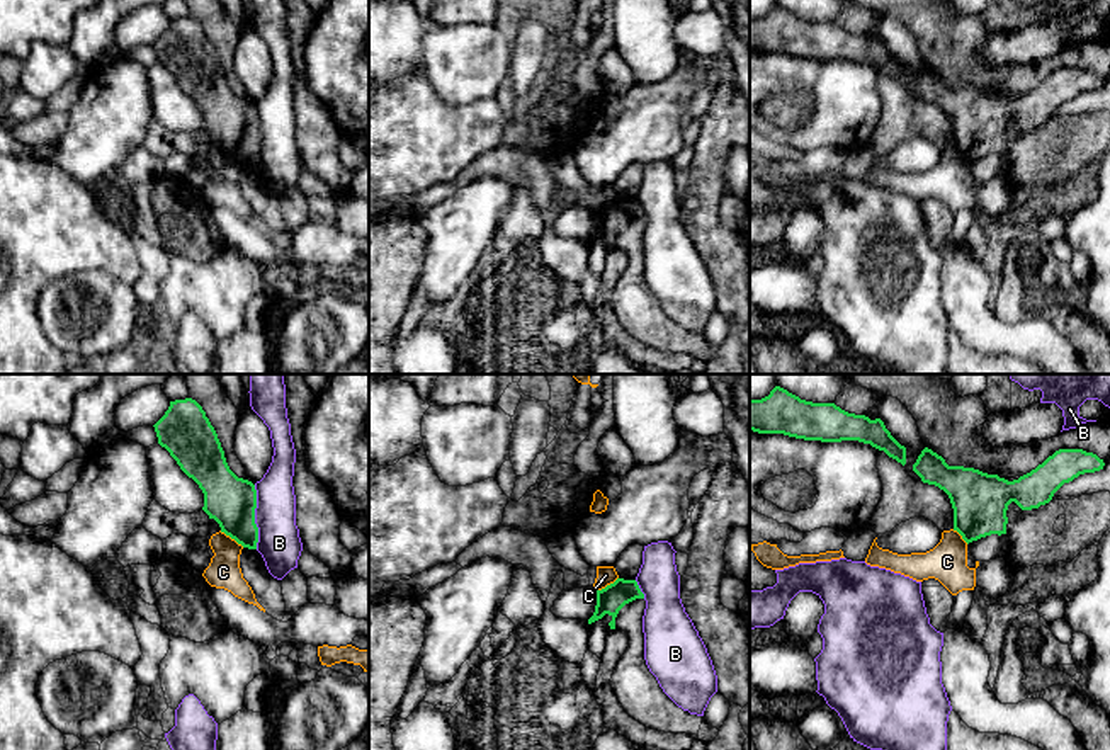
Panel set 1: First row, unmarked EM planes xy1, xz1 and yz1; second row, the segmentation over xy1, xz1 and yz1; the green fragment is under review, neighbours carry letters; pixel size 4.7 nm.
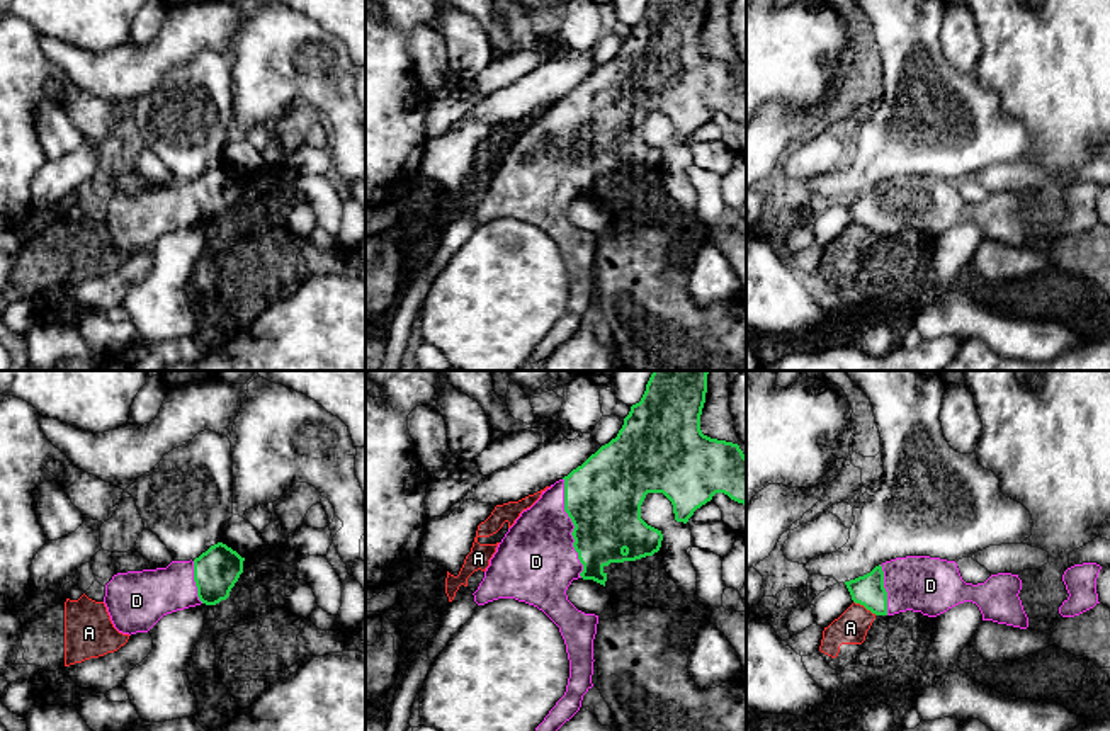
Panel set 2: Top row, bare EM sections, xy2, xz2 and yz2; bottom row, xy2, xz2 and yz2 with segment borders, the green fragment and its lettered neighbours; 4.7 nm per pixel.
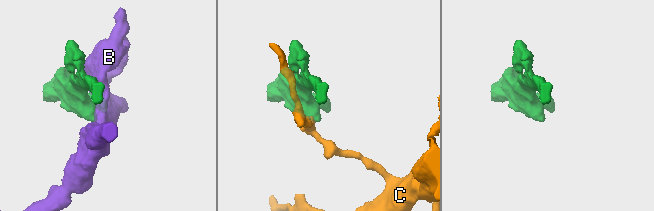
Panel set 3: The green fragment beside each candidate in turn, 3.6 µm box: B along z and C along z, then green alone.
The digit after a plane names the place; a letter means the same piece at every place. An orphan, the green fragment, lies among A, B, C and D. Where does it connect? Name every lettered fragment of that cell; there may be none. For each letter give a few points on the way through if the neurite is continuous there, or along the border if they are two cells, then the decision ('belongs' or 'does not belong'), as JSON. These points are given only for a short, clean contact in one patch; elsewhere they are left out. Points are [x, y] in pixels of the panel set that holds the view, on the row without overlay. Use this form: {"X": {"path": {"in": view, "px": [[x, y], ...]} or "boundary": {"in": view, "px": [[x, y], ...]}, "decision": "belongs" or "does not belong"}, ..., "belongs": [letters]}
{"A": {"boundary": {"in": "yz2", "px": [[854, 220], [876, 233]]}, "decision": "does not belong"}, "B": {"decision": "does not belong"}, "C": {"boundary": {"in": "xy1", "px": [[220, 150], [243, 165]]}, "decision": "does not belong"}, "D": {"decision": "belongs"}, "belongs": ["D"]}

